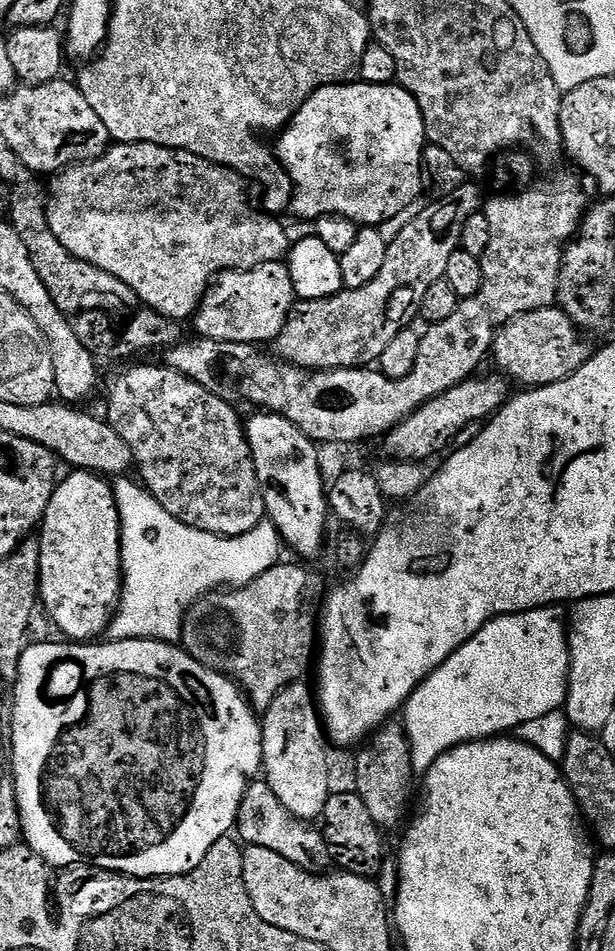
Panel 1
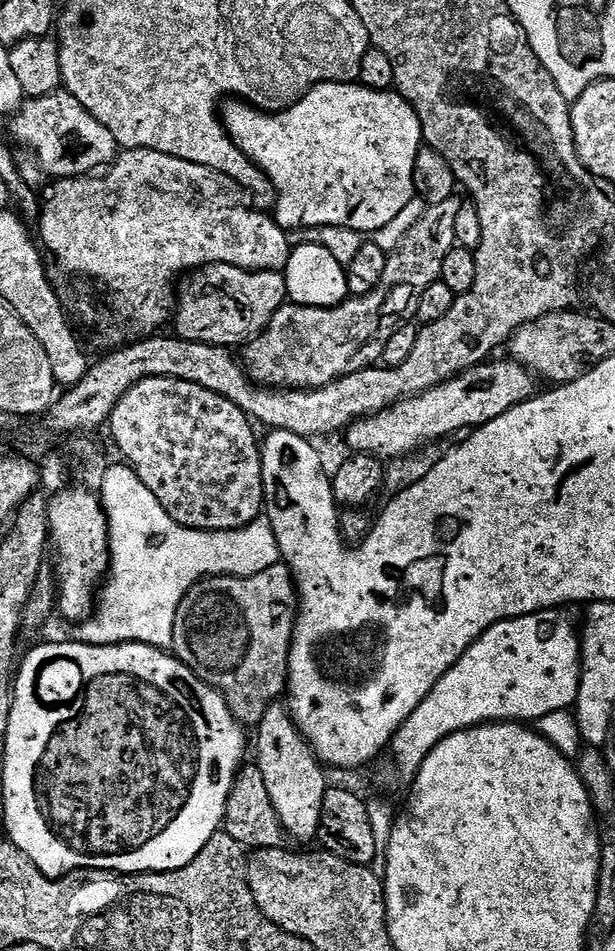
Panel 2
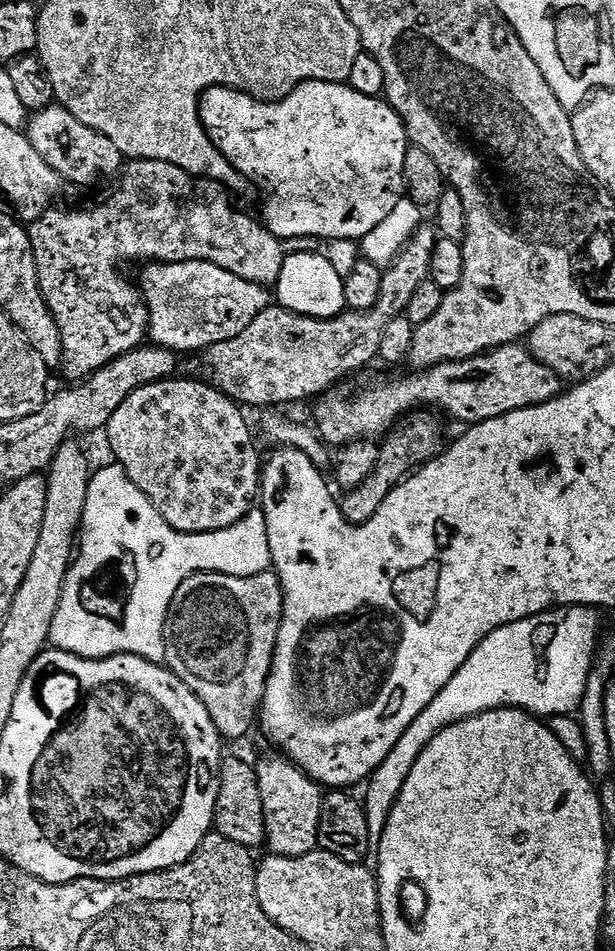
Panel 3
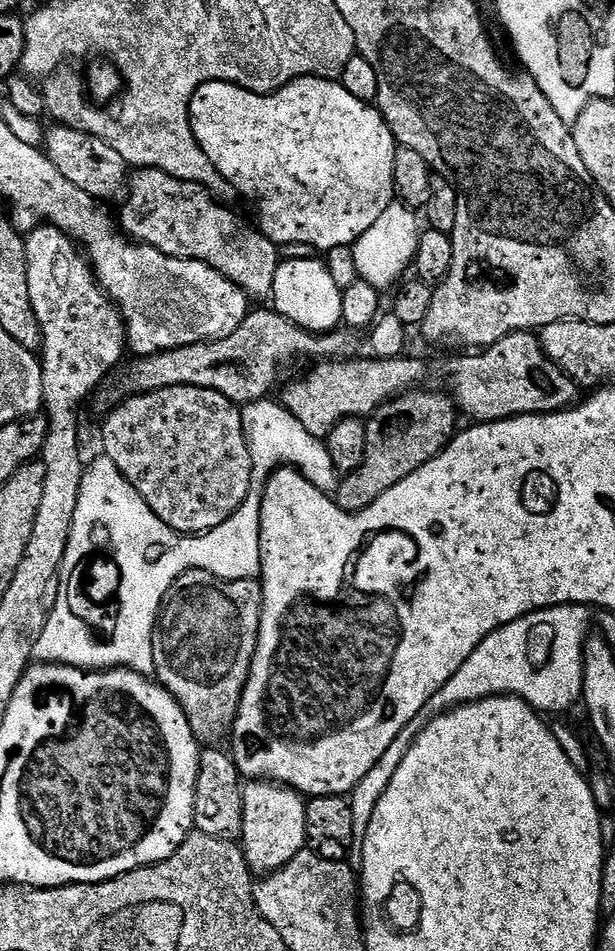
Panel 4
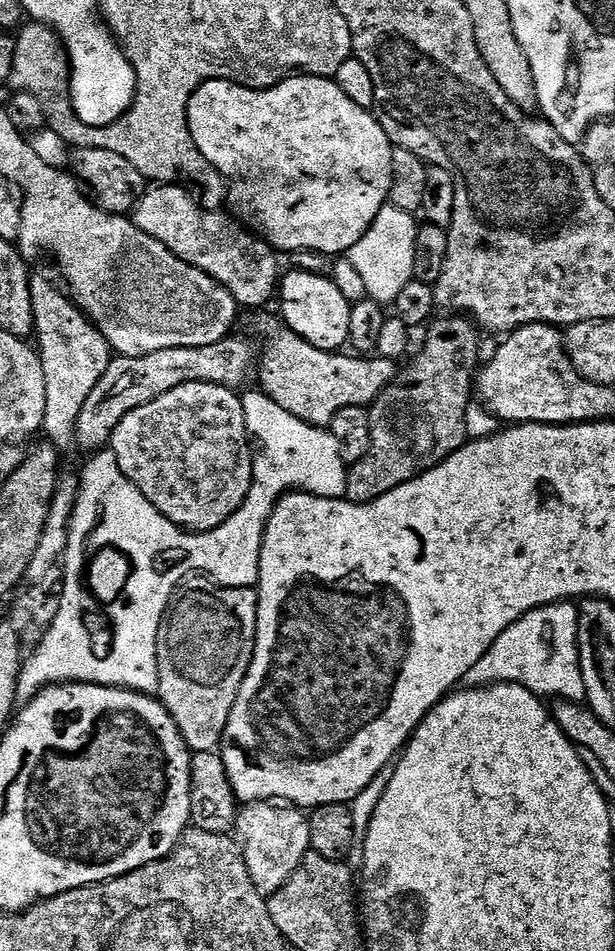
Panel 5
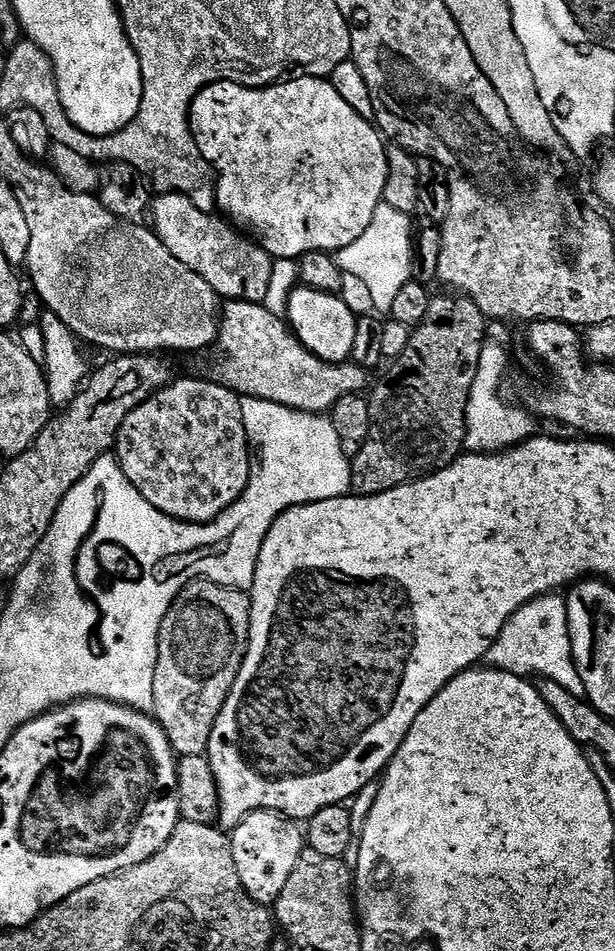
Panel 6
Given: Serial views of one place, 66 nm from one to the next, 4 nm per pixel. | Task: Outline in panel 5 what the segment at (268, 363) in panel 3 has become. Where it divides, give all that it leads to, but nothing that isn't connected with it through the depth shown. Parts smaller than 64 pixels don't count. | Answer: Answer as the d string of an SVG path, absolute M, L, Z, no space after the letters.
M229 338L222 342L214 342L214 346L194 346L193 348L171 348L170 350L154 350L154 354L146 354L138 358L116 356L106 366L106 374L98 378L98 386L90 390L90 398L86 398L86 406L82 406L82 414L78 414L76 423L76 443L82 449L100 450L111 441L112 432L138 406L146 406L146 402L154 402L162 394L170 394L174 386L182 386L186 382L206 382L217 384L223 388L241 390L258 376L258 356L252 353L252 344L248 340Z

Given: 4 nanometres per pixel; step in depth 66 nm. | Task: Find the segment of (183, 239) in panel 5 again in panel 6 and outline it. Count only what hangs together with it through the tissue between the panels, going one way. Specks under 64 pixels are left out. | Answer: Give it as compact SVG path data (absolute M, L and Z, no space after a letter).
M166 192L153 199L150 224L162 246L166 246L166 250L170 250L182 266L190 266L194 274L206 278L217 296L225 301L245 300L263 304L266 290L270 290L274 258L227 219L198 210L198 206L194 206L194 202L180 192Z

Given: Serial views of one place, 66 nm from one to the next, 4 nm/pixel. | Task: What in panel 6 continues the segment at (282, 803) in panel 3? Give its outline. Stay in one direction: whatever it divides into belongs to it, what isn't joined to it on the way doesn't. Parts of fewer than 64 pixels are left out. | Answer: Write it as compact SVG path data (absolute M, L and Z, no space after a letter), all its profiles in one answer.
M250 812L237 828L231 829L230 839L234 854L234 868L242 886L254 902L265 906L275 905L286 887L298 858L306 847L306 832L297 821L281 816L279 812Z

